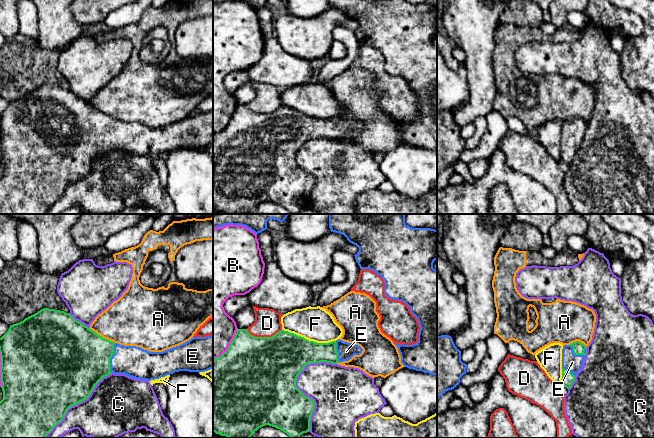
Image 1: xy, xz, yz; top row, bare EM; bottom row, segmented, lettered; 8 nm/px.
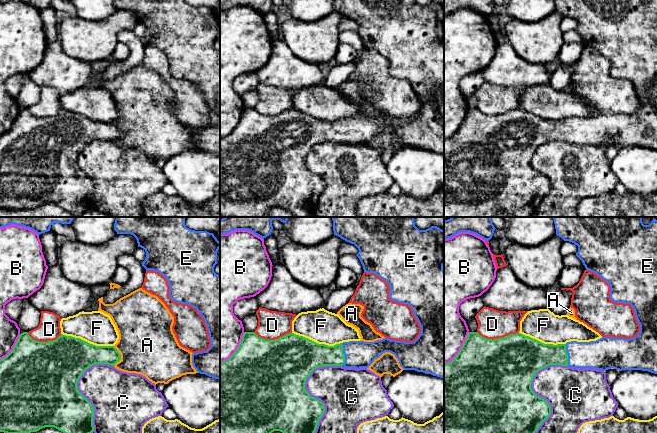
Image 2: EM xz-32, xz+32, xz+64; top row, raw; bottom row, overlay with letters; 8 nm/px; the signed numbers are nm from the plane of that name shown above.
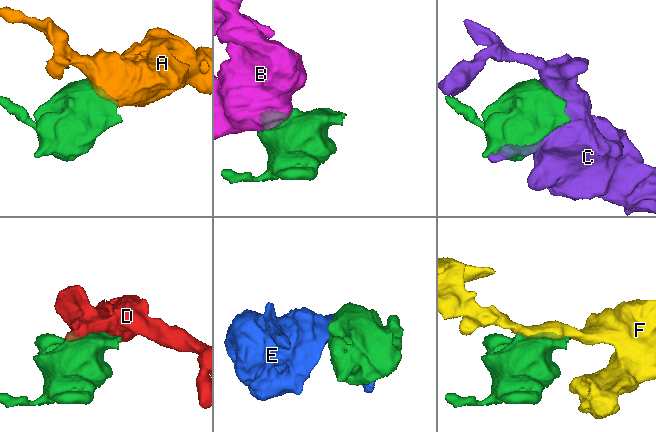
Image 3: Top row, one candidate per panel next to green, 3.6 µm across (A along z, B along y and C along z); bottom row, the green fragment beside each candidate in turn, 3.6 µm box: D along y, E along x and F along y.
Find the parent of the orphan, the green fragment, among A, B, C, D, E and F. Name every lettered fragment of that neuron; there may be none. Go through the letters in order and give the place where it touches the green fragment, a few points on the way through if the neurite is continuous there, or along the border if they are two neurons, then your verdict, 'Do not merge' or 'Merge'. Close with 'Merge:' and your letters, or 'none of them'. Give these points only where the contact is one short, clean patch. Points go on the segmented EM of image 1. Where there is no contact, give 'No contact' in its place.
A: Touches green at xy (101, 336). Boundary: xy (89, 328), (114, 342). Do not merge
B: Touches green at xz (229, 346). Do not merge
C: Touches green at xz (295, 384). Do not merge
D: Touches green at xz (263, 337). Do not merge
E: Touches green at xy (110, 357). Path across: xy (79, 358), (110, 357), (135, 362). Merge
F: Touches green at xz (308, 340). Do not merge
Merge: E

